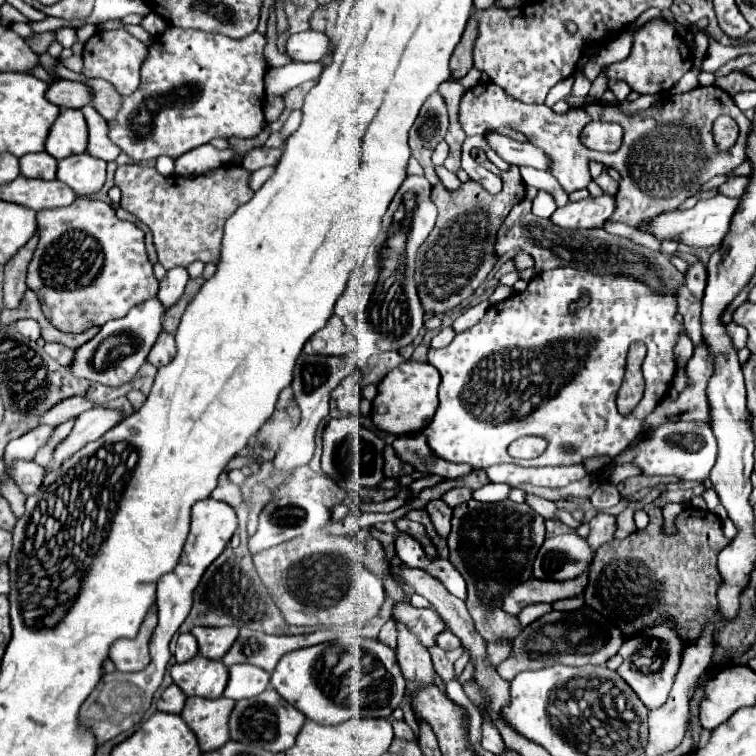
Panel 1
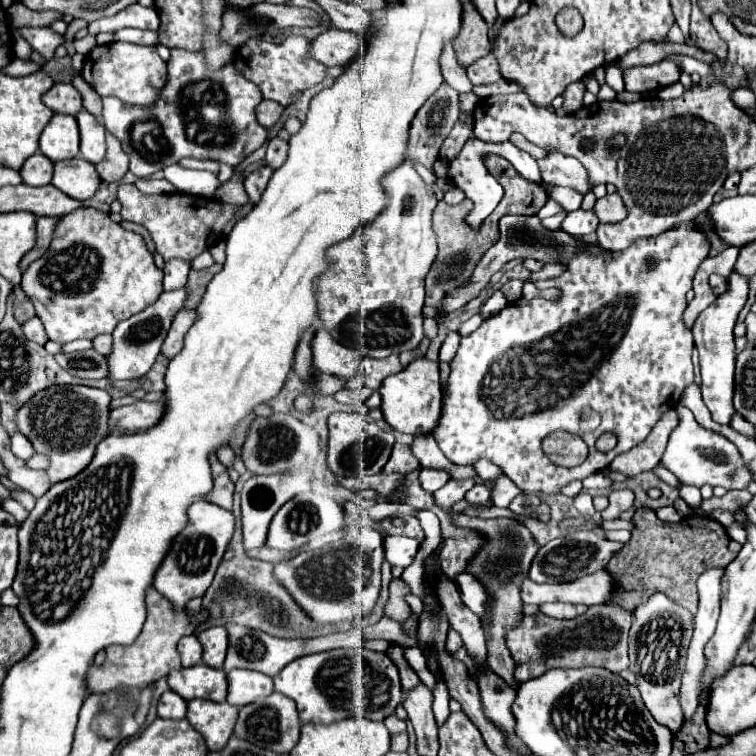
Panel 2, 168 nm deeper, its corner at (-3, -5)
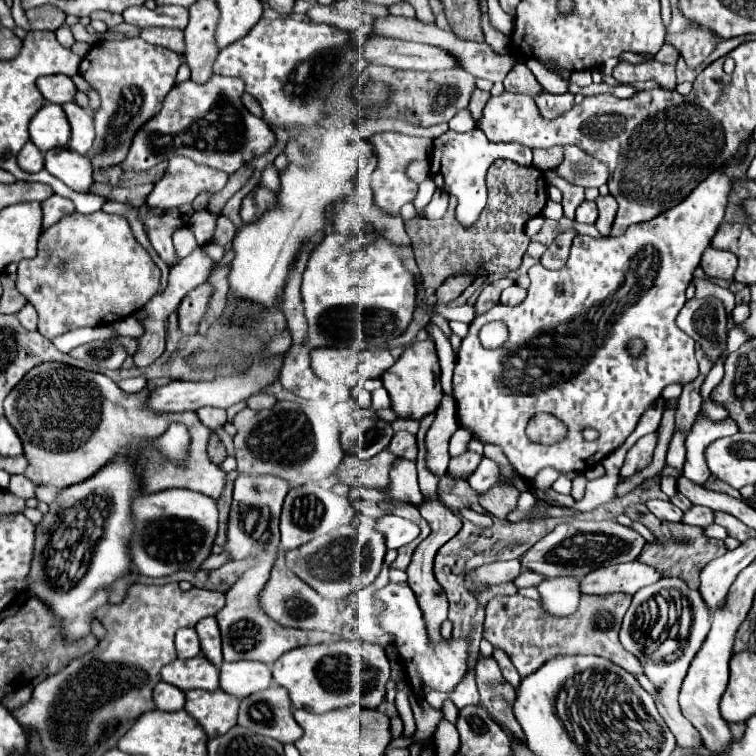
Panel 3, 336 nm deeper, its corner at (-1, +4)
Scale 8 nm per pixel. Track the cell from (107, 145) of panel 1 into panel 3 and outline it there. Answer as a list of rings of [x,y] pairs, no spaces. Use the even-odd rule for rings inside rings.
[[[67,102],[63,104],[63,110],[69,118],[71,124],[71,140],[69,140],[69,148],[79,152],[79,154],[87,154],[93,146],[95,140],[95,124],[93,124],[93,116],[77,106],[75,102]]]

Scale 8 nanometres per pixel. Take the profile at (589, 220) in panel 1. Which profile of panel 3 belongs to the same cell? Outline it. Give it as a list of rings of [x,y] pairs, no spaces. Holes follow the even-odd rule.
[[[583,202],[577,212],[575,212],[575,220],[577,222],[585,222],[585,224],[591,224],[597,220],[597,206],[595,202]]]

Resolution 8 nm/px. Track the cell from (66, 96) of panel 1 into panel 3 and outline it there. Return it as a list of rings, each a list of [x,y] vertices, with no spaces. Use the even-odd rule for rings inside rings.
[[[53,74],[53,76],[39,78],[37,88],[43,94],[43,98],[47,102],[53,102],[53,104],[71,102],[75,98],[75,92],[77,92],[73,80],[69,76],[63,76],[63,74]]]

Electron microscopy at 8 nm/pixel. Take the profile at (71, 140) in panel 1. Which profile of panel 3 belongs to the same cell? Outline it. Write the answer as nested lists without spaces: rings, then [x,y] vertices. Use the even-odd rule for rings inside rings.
[[[45,102],[45,106],[33,116],[29,124],[31,142],[41,150],[47,152],[51,148],[63,148],[69,144],[71,126],[67,116],[59,104]]]

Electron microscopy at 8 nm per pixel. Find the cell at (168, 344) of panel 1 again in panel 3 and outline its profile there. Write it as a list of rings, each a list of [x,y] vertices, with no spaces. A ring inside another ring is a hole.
[[[201,284],[191,290],[179,304],[179,328],[183,334],[197,334],[197,326],[207,310],[211,296],[211,286]]]

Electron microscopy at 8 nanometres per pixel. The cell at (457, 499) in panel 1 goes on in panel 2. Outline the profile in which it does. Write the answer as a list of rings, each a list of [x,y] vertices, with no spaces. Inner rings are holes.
[[[475,485],[473,489],[469,489],[469,493],[465,493],[465,501],[469,501],[471,505],[481,505],[489,501],[489,489],[485,485]]]

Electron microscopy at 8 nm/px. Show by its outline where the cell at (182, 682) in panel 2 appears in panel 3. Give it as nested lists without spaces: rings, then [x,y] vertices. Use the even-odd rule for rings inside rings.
[[[201,654],[189,660],[177,658],[175,662],[167,664],[161,670],[161,676],[165,682],[181,688],[183,692],[193,688],[203,688],[203,690],[219,688],[219,670]]]

